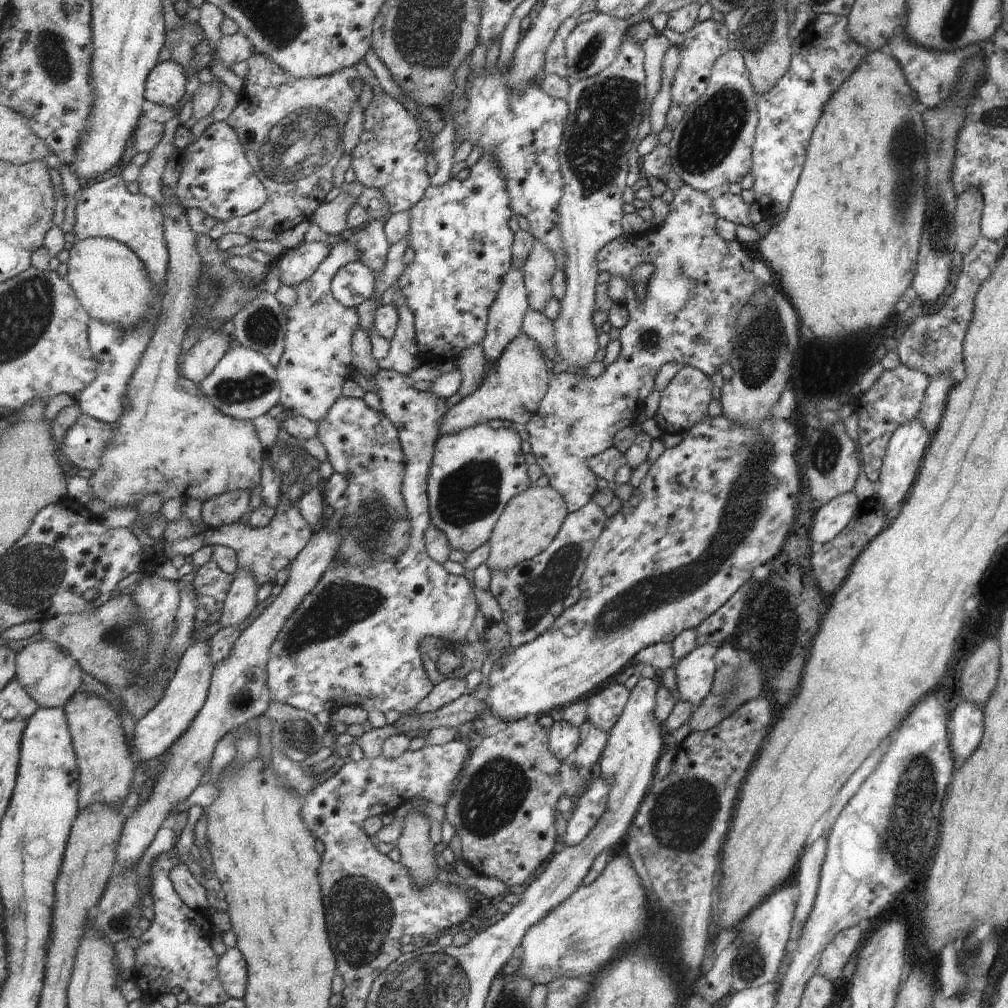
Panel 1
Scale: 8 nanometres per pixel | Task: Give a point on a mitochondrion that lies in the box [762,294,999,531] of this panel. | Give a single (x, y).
(824, 456)

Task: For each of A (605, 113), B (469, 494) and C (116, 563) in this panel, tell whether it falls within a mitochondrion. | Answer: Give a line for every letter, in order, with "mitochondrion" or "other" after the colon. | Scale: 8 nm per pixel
A: mitochondrion
B: mitochondrion
C: other

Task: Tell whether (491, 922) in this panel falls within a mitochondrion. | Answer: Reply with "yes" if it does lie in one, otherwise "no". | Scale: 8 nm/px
no

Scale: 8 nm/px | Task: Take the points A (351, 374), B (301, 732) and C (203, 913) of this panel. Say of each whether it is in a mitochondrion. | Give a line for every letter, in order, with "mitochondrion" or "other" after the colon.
A: other
B: mitochondrion
C: other

